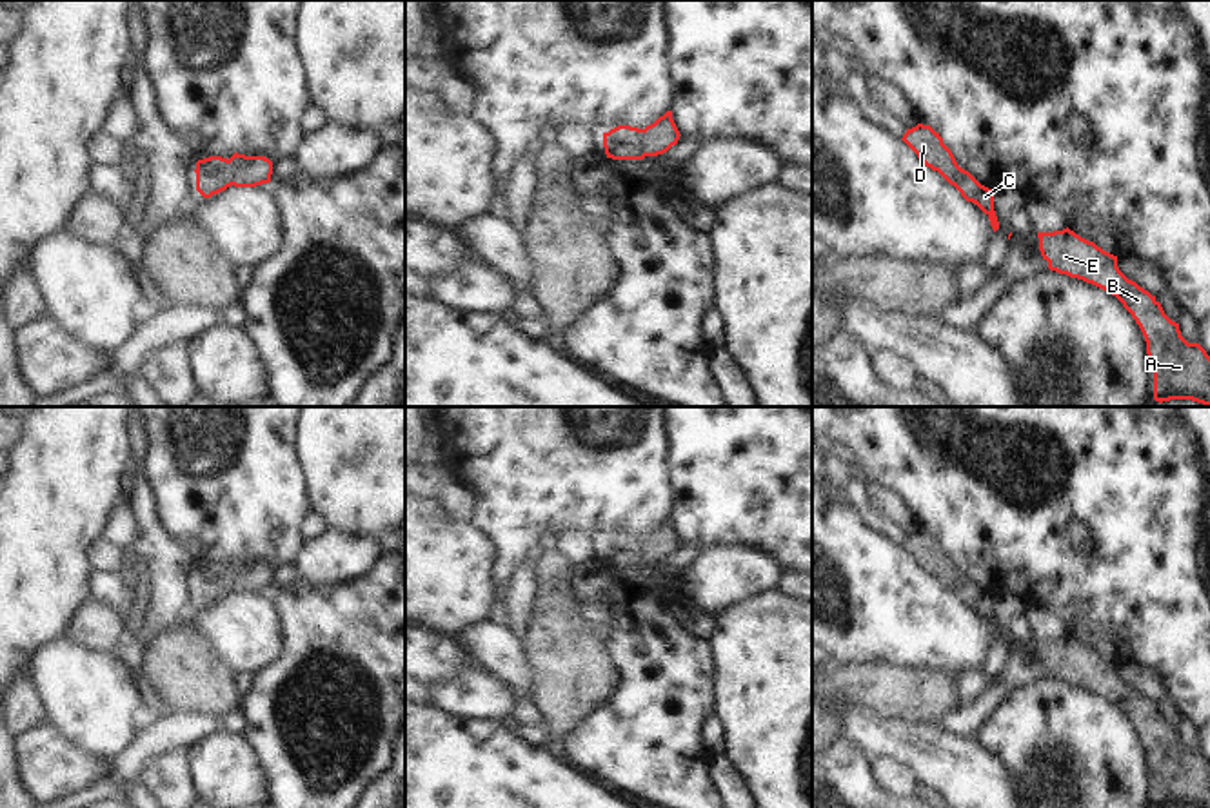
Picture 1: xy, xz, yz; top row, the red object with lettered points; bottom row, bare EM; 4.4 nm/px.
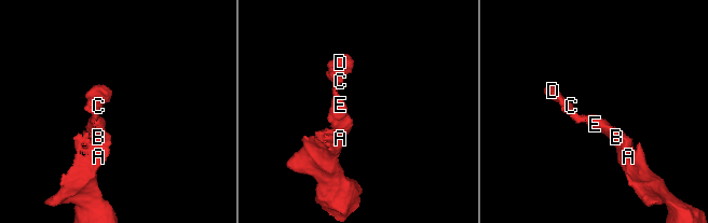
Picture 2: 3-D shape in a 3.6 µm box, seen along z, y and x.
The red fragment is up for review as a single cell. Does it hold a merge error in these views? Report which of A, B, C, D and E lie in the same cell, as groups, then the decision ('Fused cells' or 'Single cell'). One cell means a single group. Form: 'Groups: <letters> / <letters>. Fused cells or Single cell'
Groups: A B C D E. Single cell.

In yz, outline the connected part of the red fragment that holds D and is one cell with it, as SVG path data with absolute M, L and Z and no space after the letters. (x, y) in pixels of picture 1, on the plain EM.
M917 530L916 534L907 536L901 547L927 574L937 577L950 592L954 592L967 608L976 610L988 623L994 639L999 636L994 617L994 597L981 592L968 577L957 572L939 539L930 532Z

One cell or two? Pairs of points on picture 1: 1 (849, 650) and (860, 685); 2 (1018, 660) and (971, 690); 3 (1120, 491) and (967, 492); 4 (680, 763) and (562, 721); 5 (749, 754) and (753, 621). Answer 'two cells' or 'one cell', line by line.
1: two cells
2: one cell
3: one cell
4: two cells
5: one cell

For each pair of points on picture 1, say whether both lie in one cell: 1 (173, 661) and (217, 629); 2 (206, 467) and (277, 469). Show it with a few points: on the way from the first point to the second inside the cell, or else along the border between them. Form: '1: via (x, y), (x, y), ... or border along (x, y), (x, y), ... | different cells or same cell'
1: border along (178, 621), (198, 634), (211, 656), (233, 669) | different cells
2: via (224, 467), (258, 469) | same cell

